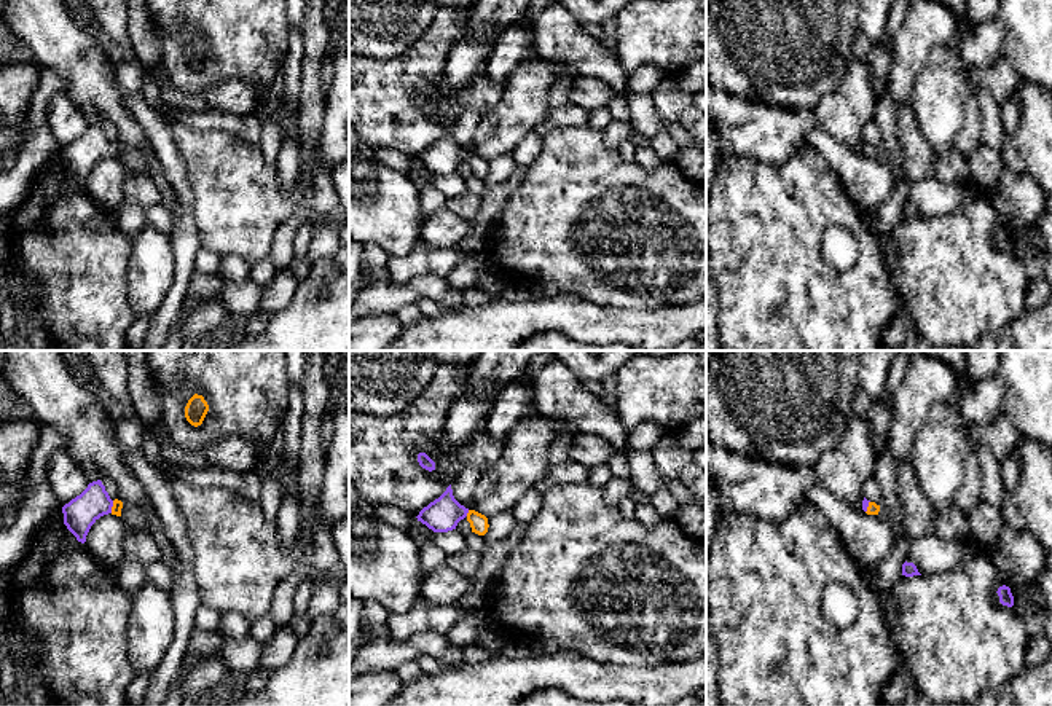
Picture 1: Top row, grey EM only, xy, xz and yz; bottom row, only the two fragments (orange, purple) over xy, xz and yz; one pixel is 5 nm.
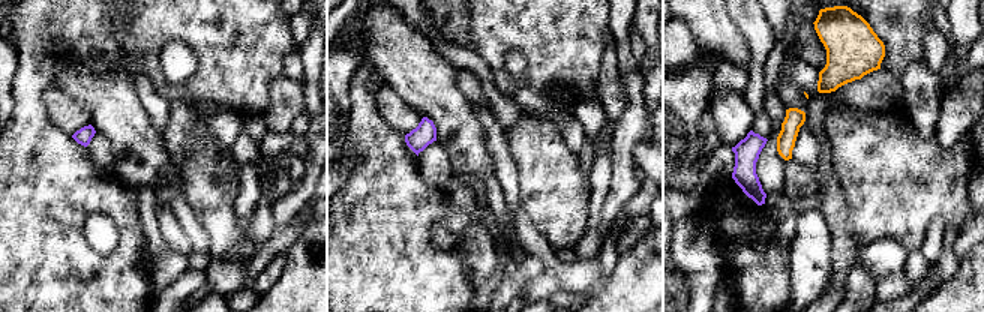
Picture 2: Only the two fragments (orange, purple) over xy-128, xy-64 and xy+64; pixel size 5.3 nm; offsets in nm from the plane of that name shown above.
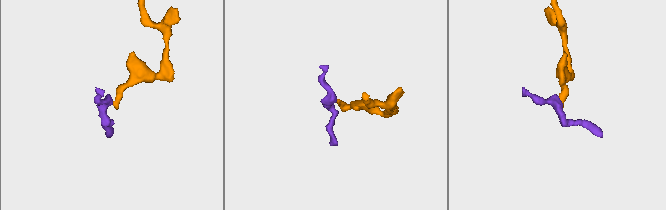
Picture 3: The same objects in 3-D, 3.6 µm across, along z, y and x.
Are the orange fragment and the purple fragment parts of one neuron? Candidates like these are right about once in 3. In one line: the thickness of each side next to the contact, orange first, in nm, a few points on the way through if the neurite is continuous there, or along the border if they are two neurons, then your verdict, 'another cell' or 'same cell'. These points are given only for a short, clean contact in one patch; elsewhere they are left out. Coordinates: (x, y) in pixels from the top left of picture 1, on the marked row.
90 nm thick on the orange side, 170 nm on the other; runs through xz (478, 523), (467, 513), (442, 515); same cell

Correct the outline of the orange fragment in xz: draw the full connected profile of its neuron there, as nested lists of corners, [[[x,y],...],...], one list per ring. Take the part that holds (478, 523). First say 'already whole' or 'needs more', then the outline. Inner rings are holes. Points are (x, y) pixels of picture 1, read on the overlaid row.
needs more; [[[451,484],[438,499],[424,507],[416,518],[434,532],[453,531],[464,518],[470,523],[472,532],[478,535],[485,535],[489,528],[485,515],[465,508],[454,499]]]

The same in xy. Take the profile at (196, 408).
already whole; [[[194,394],[185,406],[185,418],[191,426],[198,427],[202,424],[207,411],[209,411],[209,405],[204,400],[204,397]]]

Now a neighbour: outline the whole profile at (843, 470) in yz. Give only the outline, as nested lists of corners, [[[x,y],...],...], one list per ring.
[[[851,416],[842,440],[813,465],[818,486],[848,507],[862,510],[862,489],[873,478],[877,456],[869,419]]]

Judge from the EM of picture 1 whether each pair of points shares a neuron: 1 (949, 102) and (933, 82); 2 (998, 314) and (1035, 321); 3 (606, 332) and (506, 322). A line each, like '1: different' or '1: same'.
1: same
2: different
3: same

